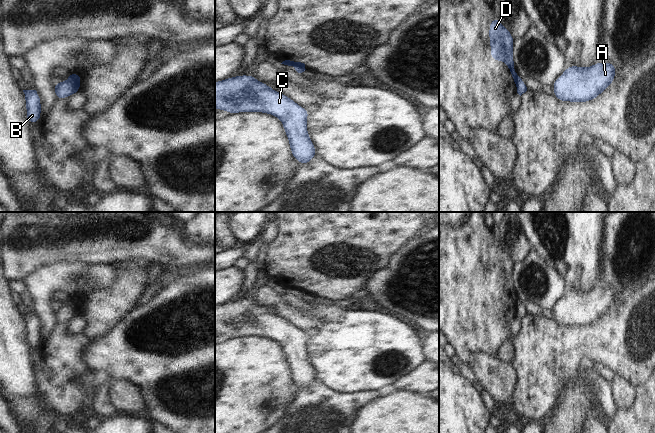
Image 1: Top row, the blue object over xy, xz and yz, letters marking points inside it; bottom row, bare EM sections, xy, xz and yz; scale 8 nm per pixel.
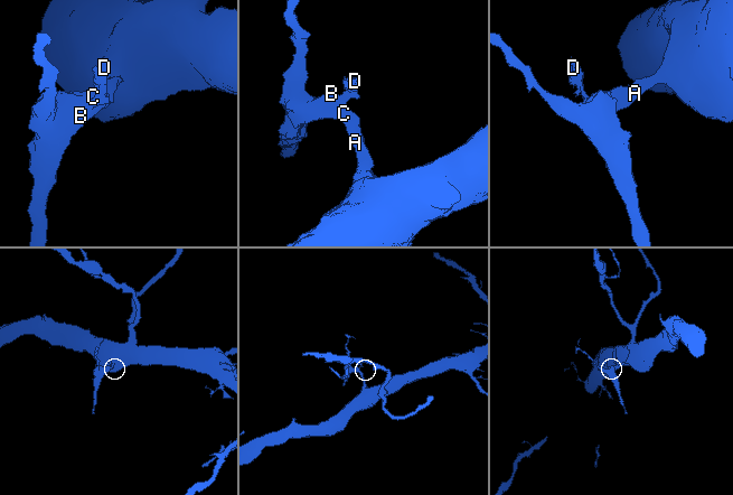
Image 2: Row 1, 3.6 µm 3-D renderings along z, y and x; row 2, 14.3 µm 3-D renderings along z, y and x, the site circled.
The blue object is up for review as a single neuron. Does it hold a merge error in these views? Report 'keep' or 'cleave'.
cleave

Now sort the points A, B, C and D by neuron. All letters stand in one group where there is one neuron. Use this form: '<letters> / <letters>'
A B C / D

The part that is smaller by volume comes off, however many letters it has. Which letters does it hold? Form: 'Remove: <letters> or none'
Remove: D

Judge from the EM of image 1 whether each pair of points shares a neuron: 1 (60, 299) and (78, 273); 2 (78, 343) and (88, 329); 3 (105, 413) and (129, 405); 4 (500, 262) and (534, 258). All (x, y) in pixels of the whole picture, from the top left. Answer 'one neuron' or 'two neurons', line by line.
1: two neurons
2: two neurons
3: two neurons
4: two neurons

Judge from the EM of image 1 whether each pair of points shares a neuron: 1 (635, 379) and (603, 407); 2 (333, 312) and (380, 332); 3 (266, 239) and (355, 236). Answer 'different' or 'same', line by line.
1: different
2: different
3: different

